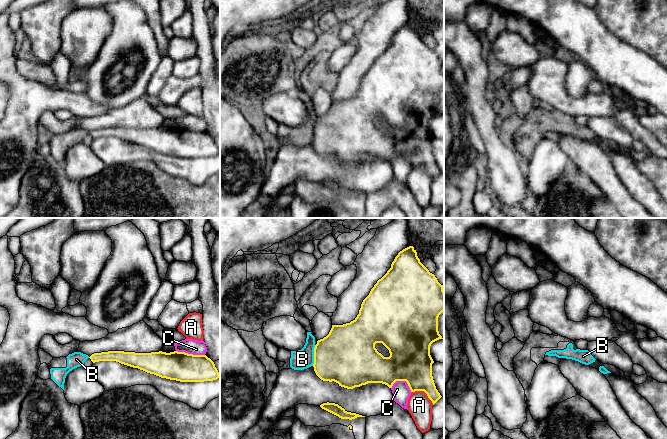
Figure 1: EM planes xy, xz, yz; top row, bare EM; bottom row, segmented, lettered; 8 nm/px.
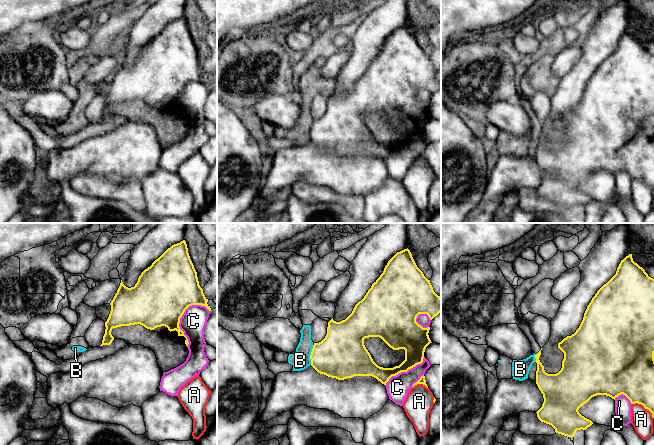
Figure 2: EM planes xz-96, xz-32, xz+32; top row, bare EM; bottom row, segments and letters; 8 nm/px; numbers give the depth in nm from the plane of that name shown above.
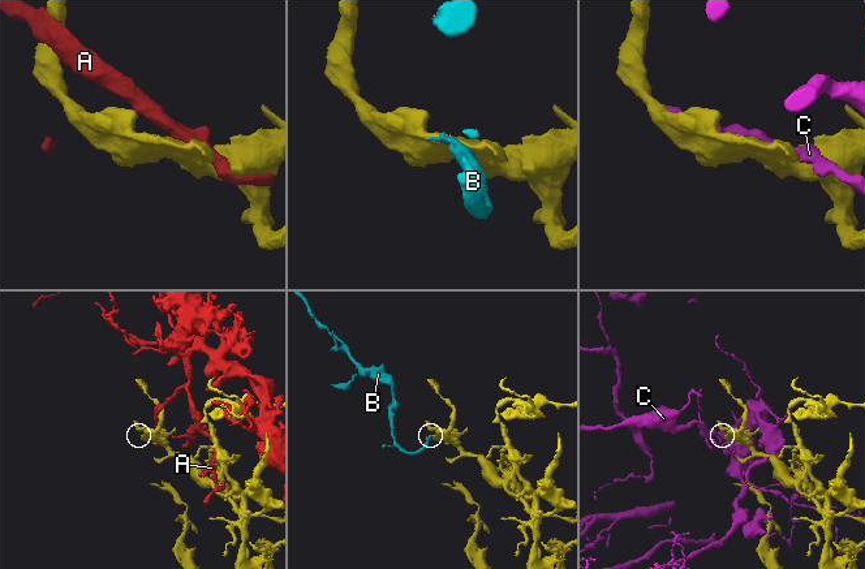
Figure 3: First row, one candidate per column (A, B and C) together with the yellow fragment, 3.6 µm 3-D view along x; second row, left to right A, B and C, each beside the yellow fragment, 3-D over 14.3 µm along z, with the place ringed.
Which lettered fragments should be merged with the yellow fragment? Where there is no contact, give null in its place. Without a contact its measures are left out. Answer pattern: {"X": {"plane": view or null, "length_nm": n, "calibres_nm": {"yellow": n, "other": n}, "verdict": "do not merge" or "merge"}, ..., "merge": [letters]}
{"A": {"plane": "xz", "length_nm": 200, "calibres_nm": {"yellow": 300, "other": 190}, "verdict": "do not merge"}, "B": {"plane": "xz", "length_nm": 170, "calibres_nm": {"yellow": 440, "other": 160}, "verdict": "do not merge"}, "C": {"plane": "xy", "length_nm": 240, "calibres_nm": {"yellow": 240, "other": 120}, "verdict": "do not merge"}, "merge": []}

